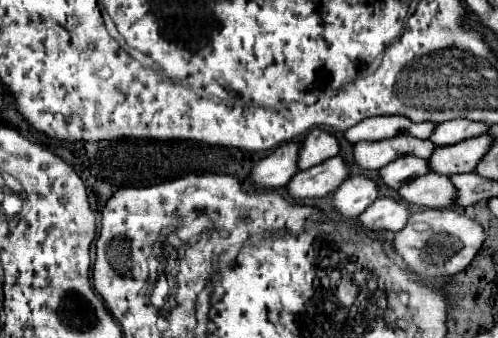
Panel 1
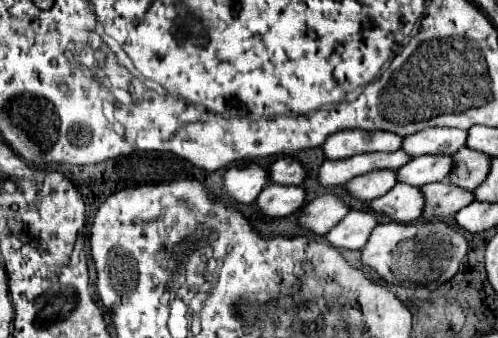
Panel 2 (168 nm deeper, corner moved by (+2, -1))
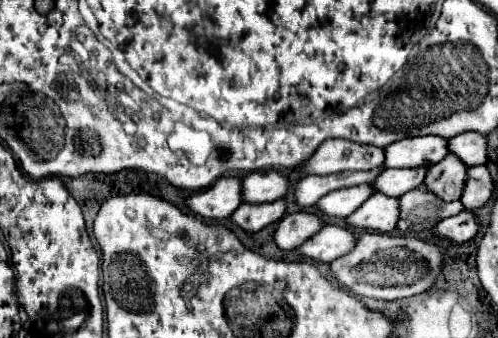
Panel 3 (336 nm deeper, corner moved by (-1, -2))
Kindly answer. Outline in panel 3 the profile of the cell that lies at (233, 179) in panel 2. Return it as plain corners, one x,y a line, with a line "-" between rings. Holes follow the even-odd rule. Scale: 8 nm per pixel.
223,177
213,187
187,197
185,205
203,219
225,219
241,205
241,179

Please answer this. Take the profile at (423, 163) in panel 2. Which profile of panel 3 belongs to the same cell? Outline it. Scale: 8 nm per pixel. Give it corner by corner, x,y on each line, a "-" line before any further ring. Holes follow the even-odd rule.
427,167
417,169
383,169
377,179
371,183
377,193
389,197
401,197
403,193
419,187
423,183

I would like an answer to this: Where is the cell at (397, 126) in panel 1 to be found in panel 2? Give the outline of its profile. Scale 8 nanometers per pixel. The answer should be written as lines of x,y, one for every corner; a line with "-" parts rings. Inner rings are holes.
344,130
332,134
322,148
328,160
342,160
362,152
394,152
400,148
400,142
404,142
404,138
384,130
376,130
376,134
368,134
364,130

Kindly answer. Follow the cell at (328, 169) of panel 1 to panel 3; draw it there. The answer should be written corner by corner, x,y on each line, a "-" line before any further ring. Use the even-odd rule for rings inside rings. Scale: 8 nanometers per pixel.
279,199
277,203
263,203
263,205
239,205
237,211
231,213
231,221
239,225
247,233
257,233
263,227
279,221
285,213
285,201

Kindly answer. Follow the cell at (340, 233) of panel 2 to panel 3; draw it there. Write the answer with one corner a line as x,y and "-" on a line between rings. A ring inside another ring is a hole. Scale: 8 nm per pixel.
323,225
319,233
315,233
309,243
297,247
295,251
307,259
315,259
321,263
331,263
339,255
345,255
355,247
355,235
347,227
339,225

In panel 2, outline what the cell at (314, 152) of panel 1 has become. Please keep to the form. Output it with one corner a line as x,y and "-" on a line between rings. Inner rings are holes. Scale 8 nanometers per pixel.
284,156
284,158
278,158
270,166
270,180
274,184
294,184
294,186
300,186
306,180
306,168
304,168
304,164
298,158

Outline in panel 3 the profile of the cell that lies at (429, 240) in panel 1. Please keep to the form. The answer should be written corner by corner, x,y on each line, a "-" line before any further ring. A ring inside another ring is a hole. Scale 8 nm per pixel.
363,233
357,237
353,251
331,263
331,273
341,287
353,291
359,297
393,301
431,289
441,271
441,263
443,249
439,249
437,245
413,237

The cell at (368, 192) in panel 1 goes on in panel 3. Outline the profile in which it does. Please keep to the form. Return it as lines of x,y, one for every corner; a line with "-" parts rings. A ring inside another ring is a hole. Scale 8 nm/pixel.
291,213
279,221
279,227
273,231
273,241
279,249
295,249
315,235
321,225
323,221
313,213

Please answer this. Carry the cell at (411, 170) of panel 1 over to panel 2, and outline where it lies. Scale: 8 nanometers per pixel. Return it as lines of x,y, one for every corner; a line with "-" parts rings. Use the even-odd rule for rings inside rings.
374,170
352,178
346,188
352,196
360,200
374,200
380,198
380,194
386,194
396,182
396,170

